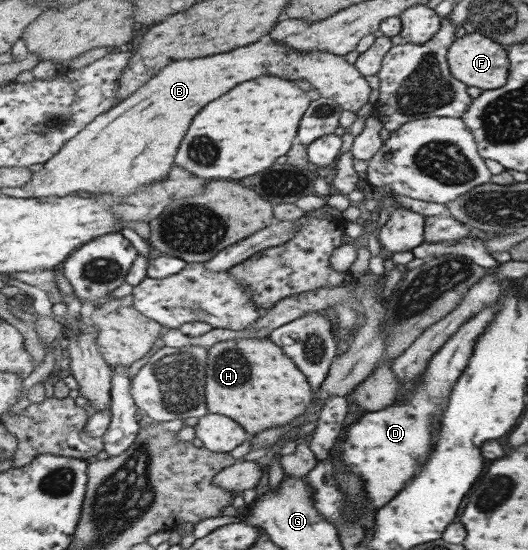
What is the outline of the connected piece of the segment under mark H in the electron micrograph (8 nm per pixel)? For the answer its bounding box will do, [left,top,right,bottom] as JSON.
[208,337,315,436]

